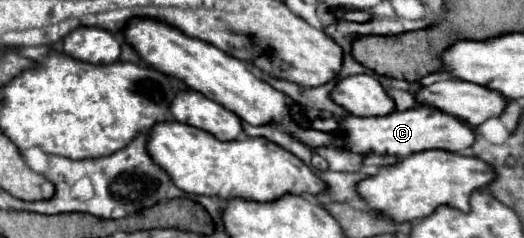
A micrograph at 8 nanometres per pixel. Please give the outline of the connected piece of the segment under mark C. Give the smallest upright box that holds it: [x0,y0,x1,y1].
[340,106,474,158]

